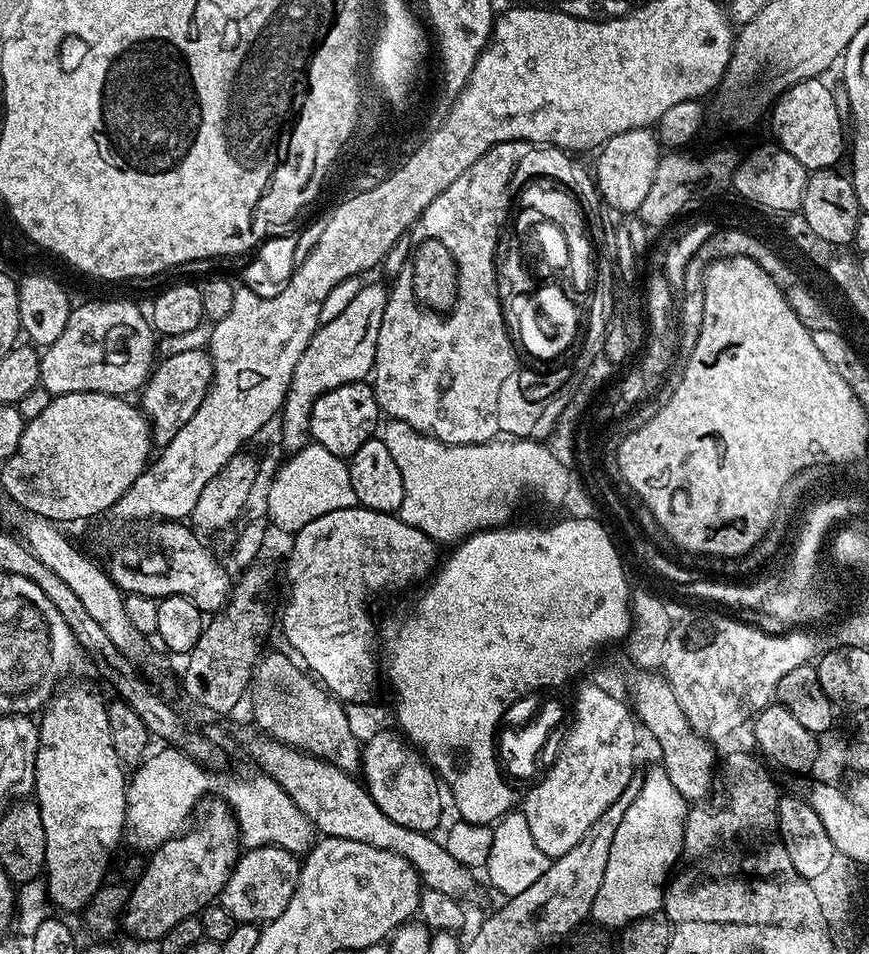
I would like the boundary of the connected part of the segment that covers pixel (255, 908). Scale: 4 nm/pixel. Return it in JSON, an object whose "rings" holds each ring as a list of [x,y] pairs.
{"rings":[[[276,845],[248,848],[233,865],[218,902],[235,921],[267,922],[277,917],[289,904],[299,875],[300,862],[295,853]]]}

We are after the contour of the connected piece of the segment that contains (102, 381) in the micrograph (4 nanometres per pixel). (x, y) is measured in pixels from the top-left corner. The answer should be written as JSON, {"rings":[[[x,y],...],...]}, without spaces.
{"rings":[[[88,300],[71,309],[58,340],[40,356],[40,387],[52,396],[67,392],[101,392],[127,397],[141,387],[154,366],[154,333],[139,310],[128,300]]]}

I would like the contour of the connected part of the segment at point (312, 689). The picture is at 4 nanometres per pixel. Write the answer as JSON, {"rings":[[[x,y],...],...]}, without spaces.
{"rings":[[[287,651],[284,652],[268,652],[265,656],[263,653],[252,673],[250,700],[252,696],[252,716],[260,727],[259,731],[299,752],[328,760],[346,773],[355,773],[358,768],[358,740],[356,744],[352,724],[344,713],[345,705],[298,666]]]}

